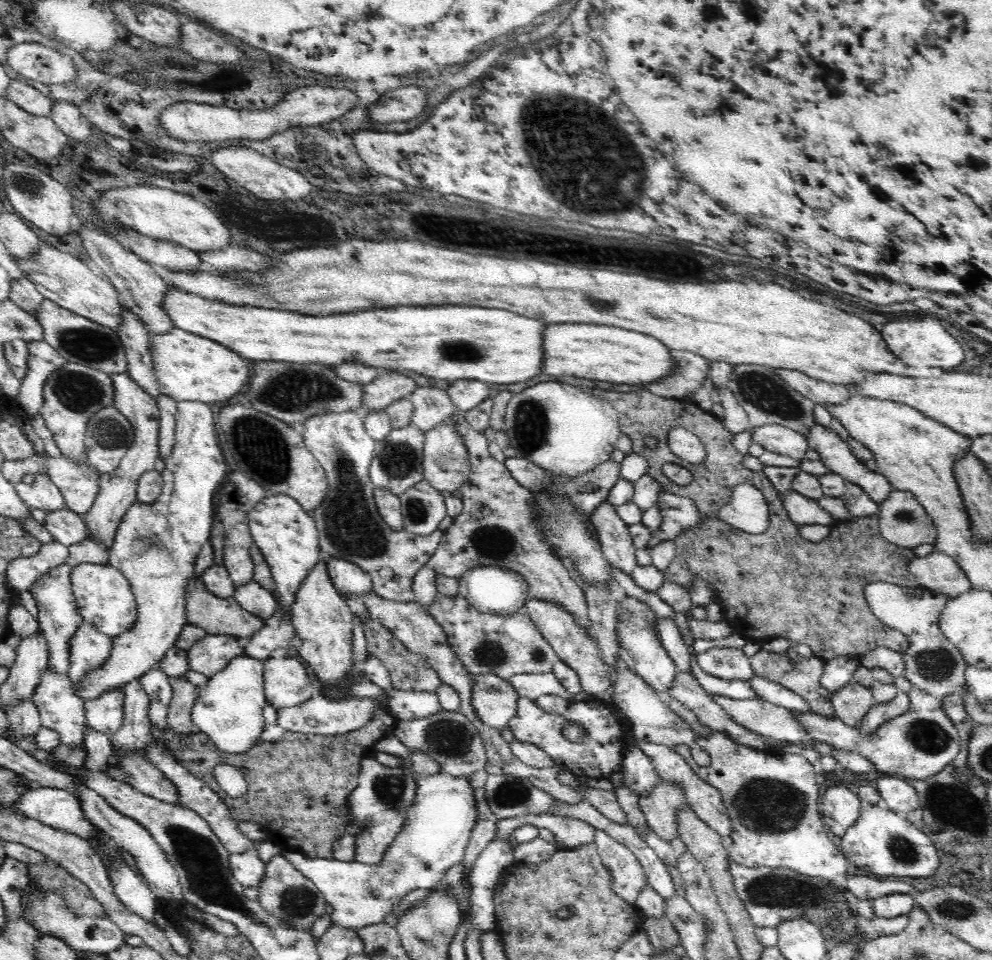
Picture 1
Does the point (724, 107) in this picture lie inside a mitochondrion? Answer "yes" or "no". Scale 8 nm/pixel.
no

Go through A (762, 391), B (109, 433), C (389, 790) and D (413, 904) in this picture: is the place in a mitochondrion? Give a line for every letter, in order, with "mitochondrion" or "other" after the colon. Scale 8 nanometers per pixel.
A: mitochondrion
B: mitochondrion
C: mitochondrion
D: other

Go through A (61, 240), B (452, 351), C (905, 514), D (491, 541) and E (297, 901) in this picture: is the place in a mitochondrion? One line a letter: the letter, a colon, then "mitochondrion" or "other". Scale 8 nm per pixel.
A: other
B: mitochondrion
C: mitochondrion
D: mitochondrion
E: mitochondrion

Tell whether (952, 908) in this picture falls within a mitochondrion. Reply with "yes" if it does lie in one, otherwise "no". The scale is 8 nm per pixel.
yes

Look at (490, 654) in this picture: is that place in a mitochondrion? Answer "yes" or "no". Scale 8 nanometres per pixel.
yes

